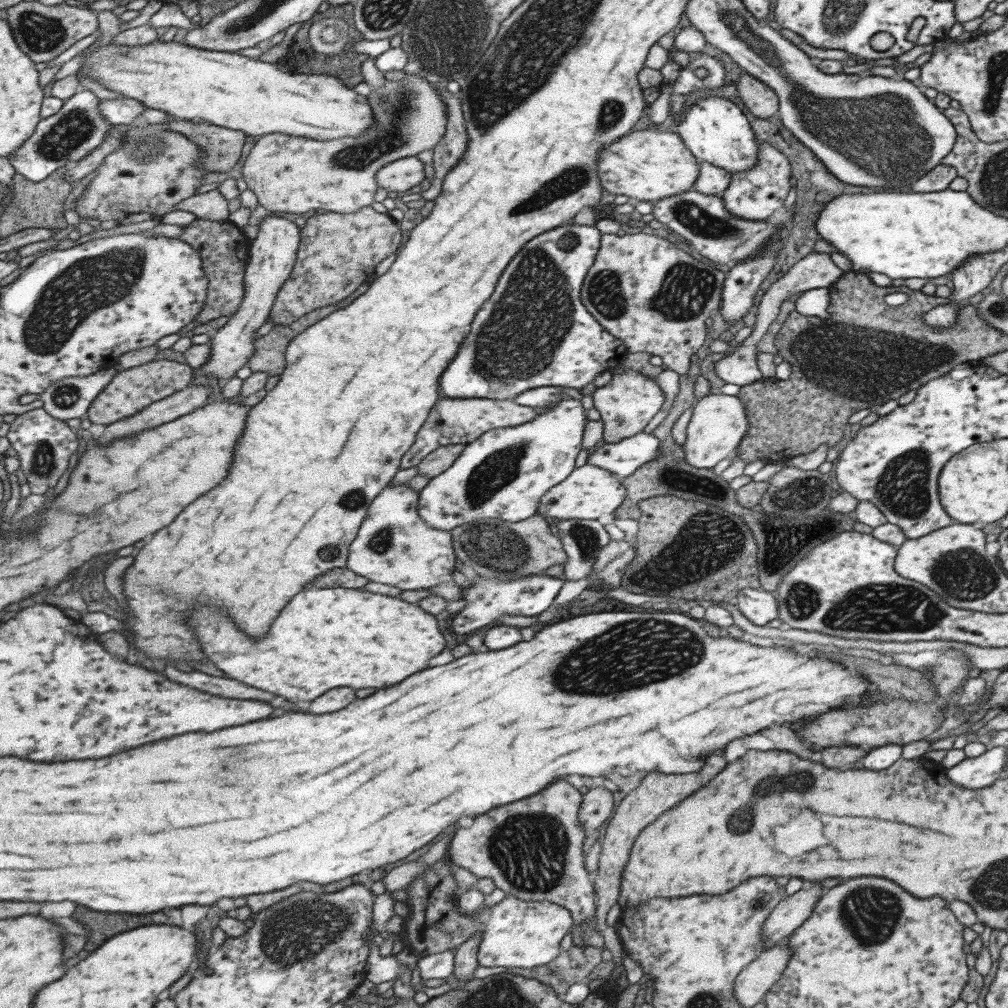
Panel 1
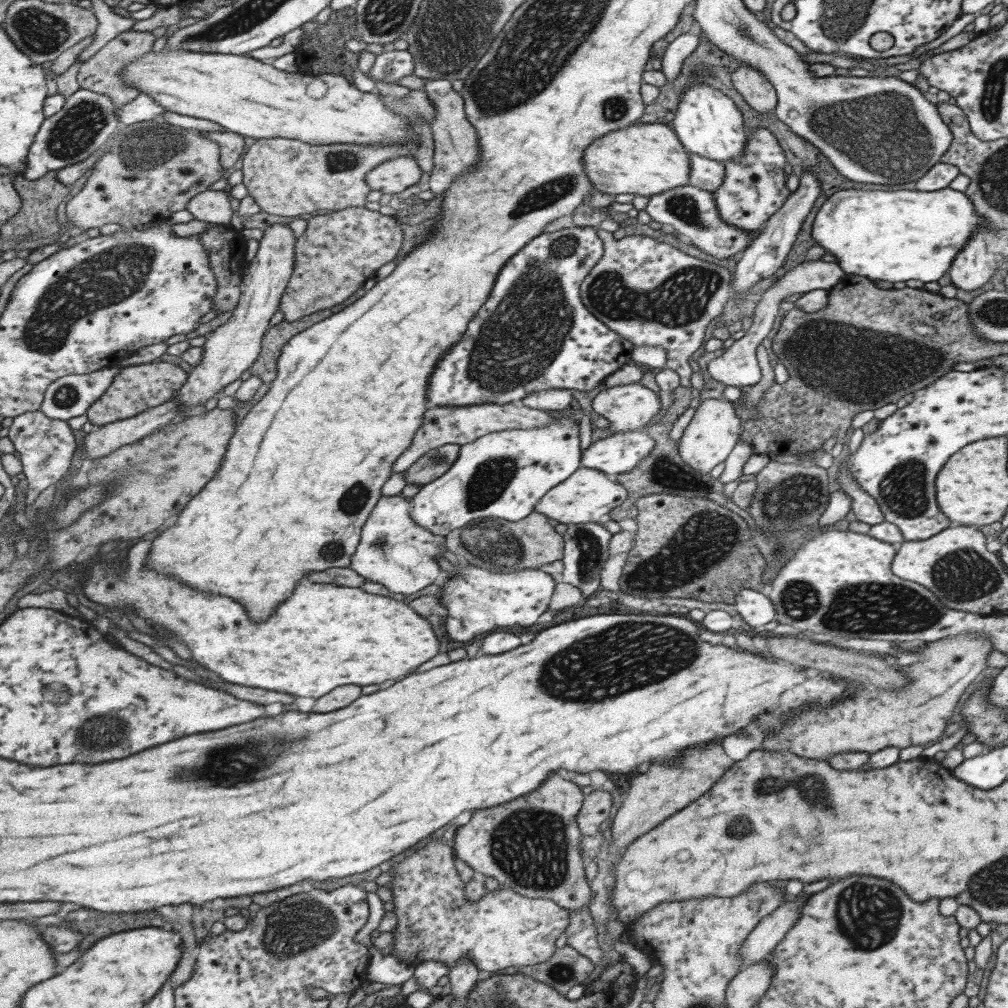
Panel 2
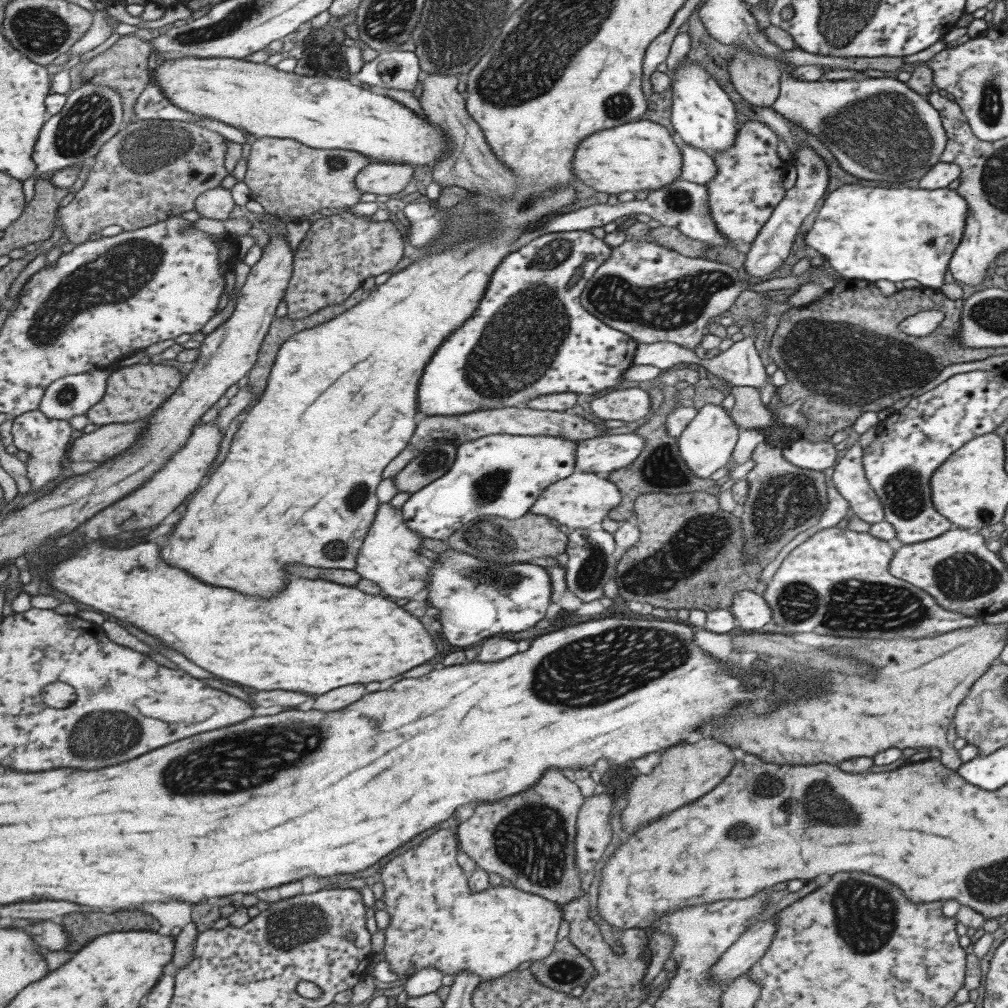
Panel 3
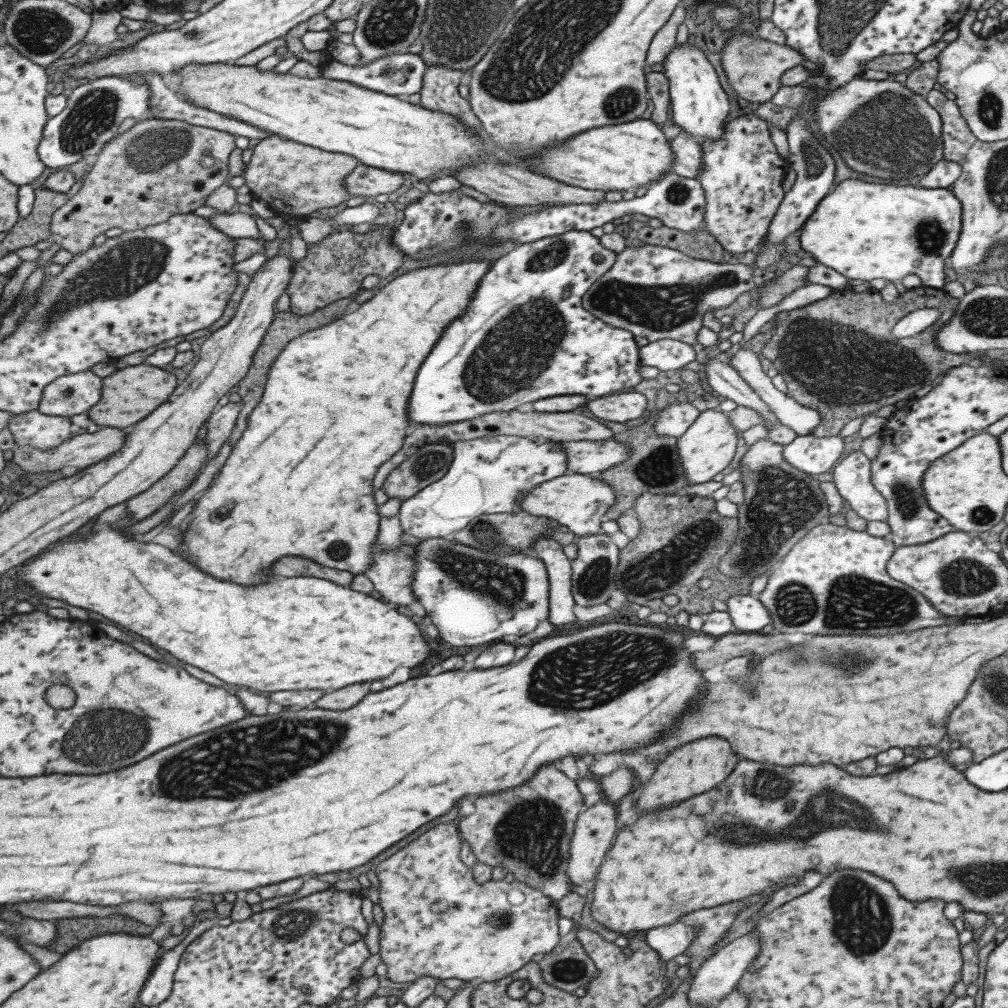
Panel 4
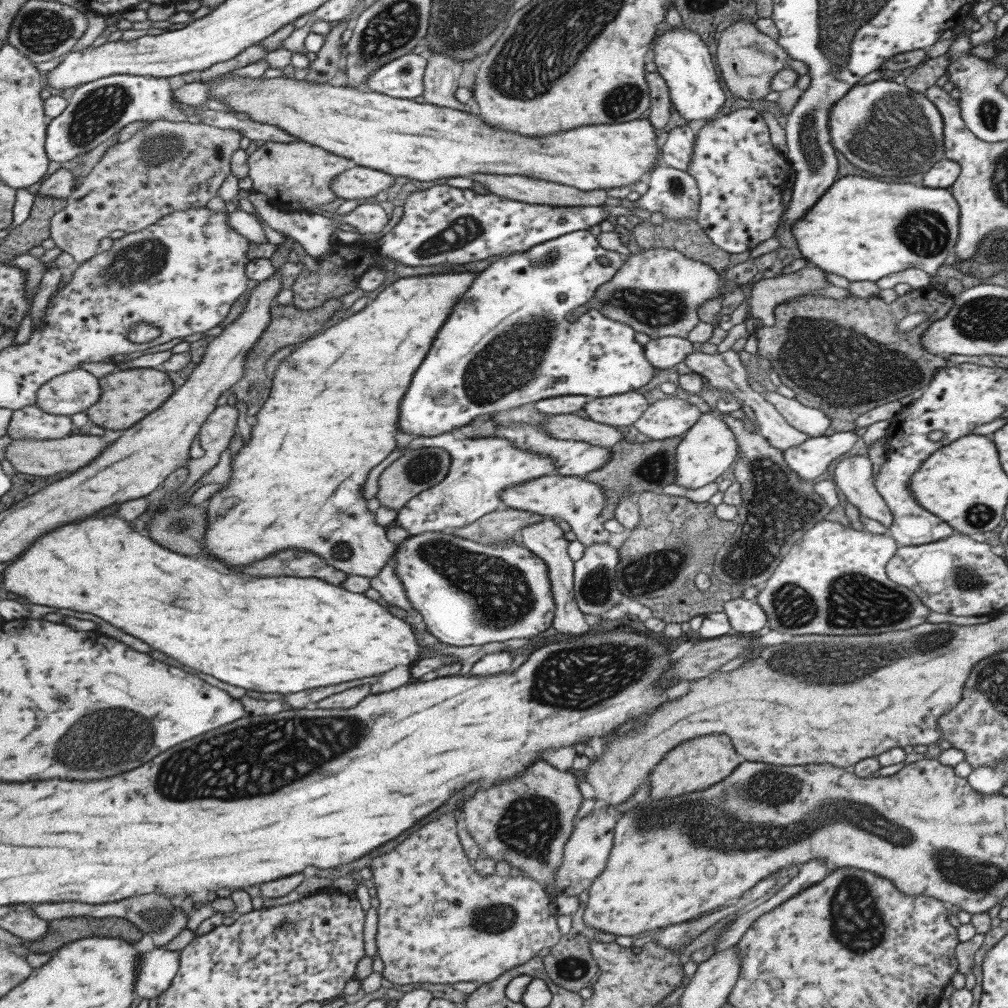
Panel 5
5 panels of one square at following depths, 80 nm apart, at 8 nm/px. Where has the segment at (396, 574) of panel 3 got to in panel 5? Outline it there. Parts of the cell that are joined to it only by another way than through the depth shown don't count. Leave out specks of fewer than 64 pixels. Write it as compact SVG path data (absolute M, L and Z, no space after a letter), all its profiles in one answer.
M387 562L374 577L368 579L370 587L380 594L381 602L384 605L391 605L403 609L405 612L411 610L409 599L405 596L402 584L394 571L394 566Z

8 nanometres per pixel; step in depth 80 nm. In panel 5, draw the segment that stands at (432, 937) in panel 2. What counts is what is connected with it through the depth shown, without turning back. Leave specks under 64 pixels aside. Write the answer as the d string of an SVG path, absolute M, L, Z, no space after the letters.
M451 814L425 824L389 854L373 858L368 868L379 903L374 939L376 955L384 964L380 975L391 984L488 983L560 940L555 924L558 912L551 895L528 876L497 876L495 873L479 876L458 839Z

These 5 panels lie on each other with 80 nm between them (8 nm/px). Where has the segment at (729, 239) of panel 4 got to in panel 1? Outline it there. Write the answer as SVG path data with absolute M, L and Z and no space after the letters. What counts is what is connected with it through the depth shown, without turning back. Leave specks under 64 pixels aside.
M765 140L757 141L758 161L749 170L729 173L729 187L721 194L721 202L731 216L741 220L765 221L776 209L783 206L789 192L792 170L789 160L777 148Z

